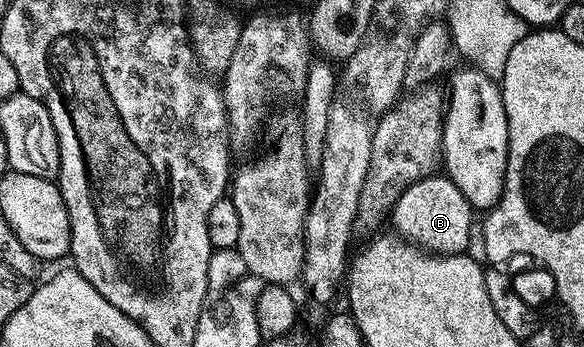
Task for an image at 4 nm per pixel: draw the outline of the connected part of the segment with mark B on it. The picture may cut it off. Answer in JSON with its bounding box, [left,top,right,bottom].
[392,174,472,256]

